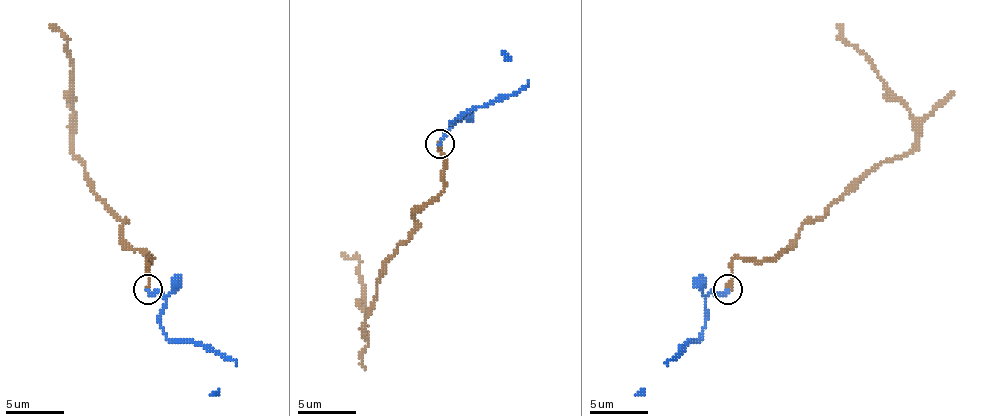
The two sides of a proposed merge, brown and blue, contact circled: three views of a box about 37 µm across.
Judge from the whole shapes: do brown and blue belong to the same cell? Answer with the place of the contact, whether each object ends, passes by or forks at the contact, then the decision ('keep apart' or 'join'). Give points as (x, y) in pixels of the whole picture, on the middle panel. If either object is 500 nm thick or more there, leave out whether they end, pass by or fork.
at (440, 144); brown ends there; blue ends there; join

